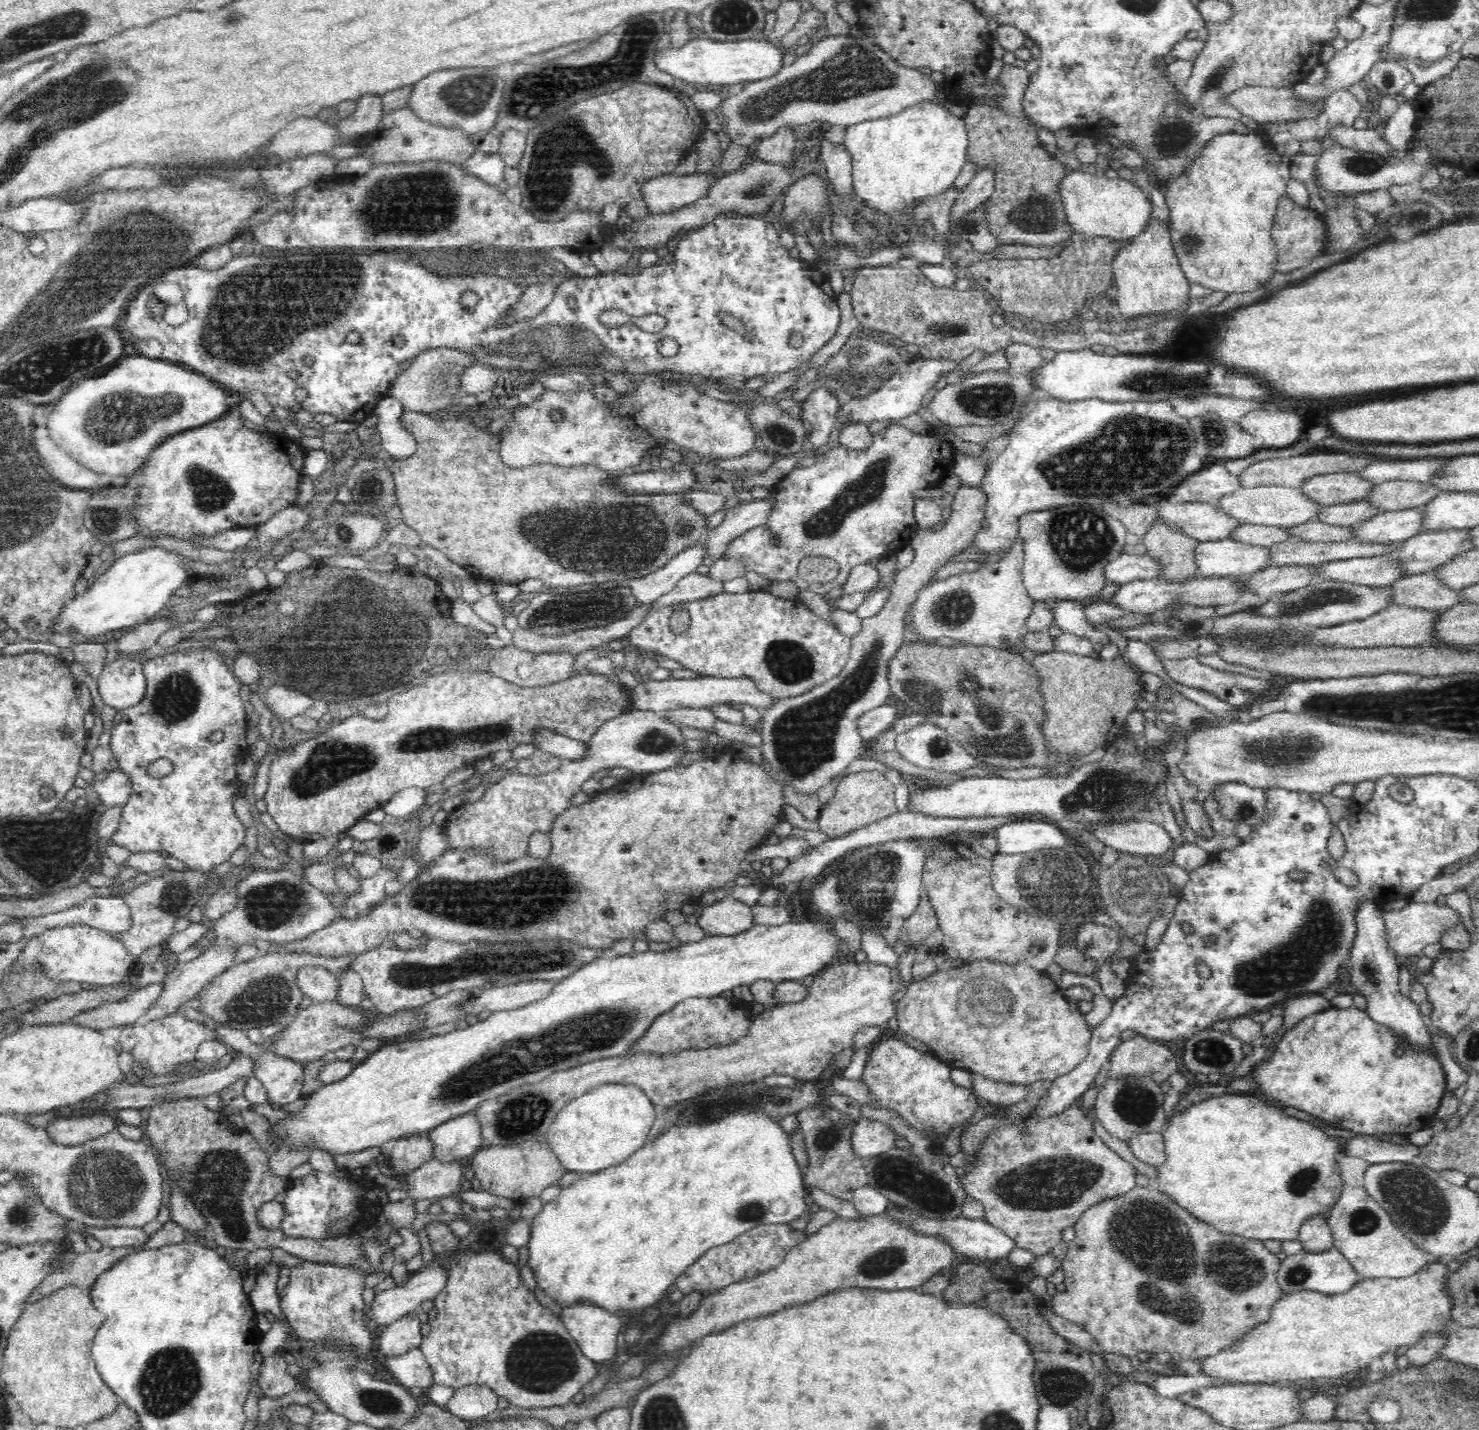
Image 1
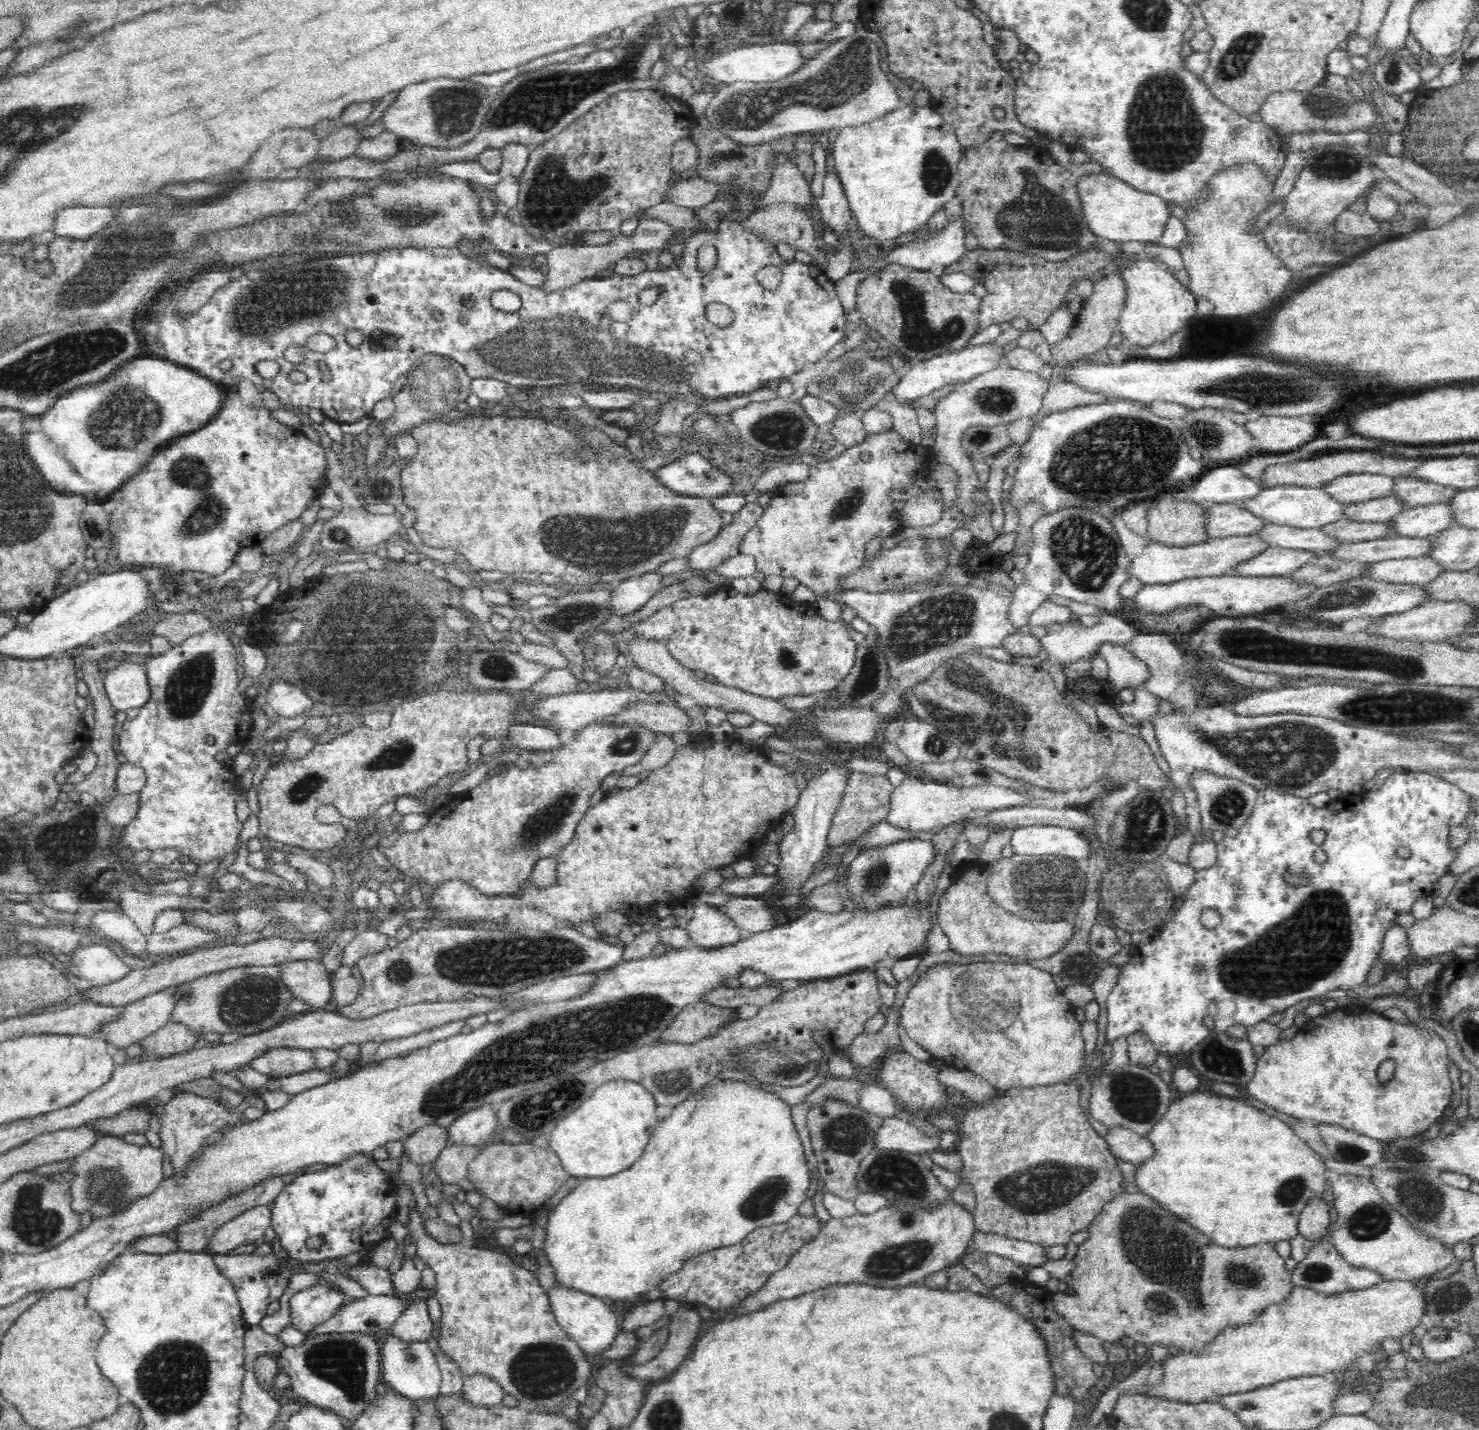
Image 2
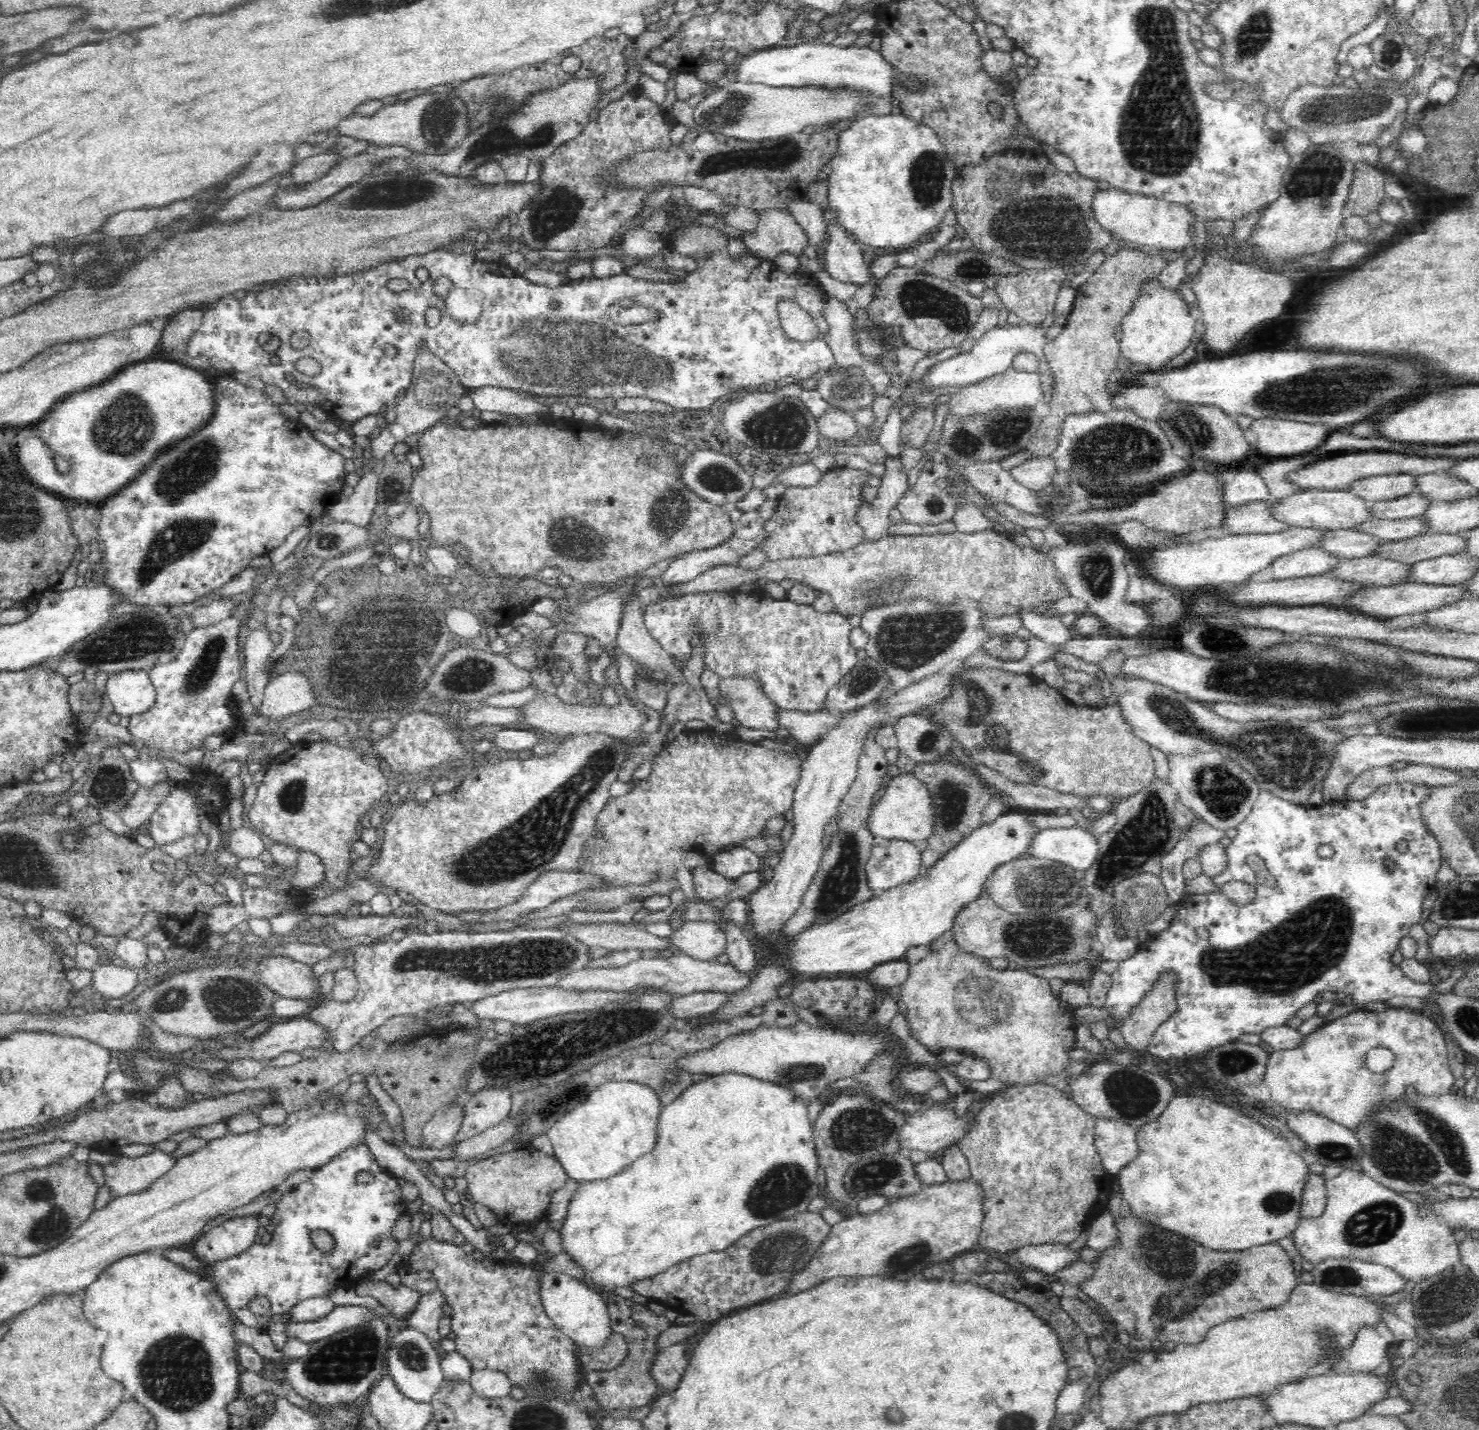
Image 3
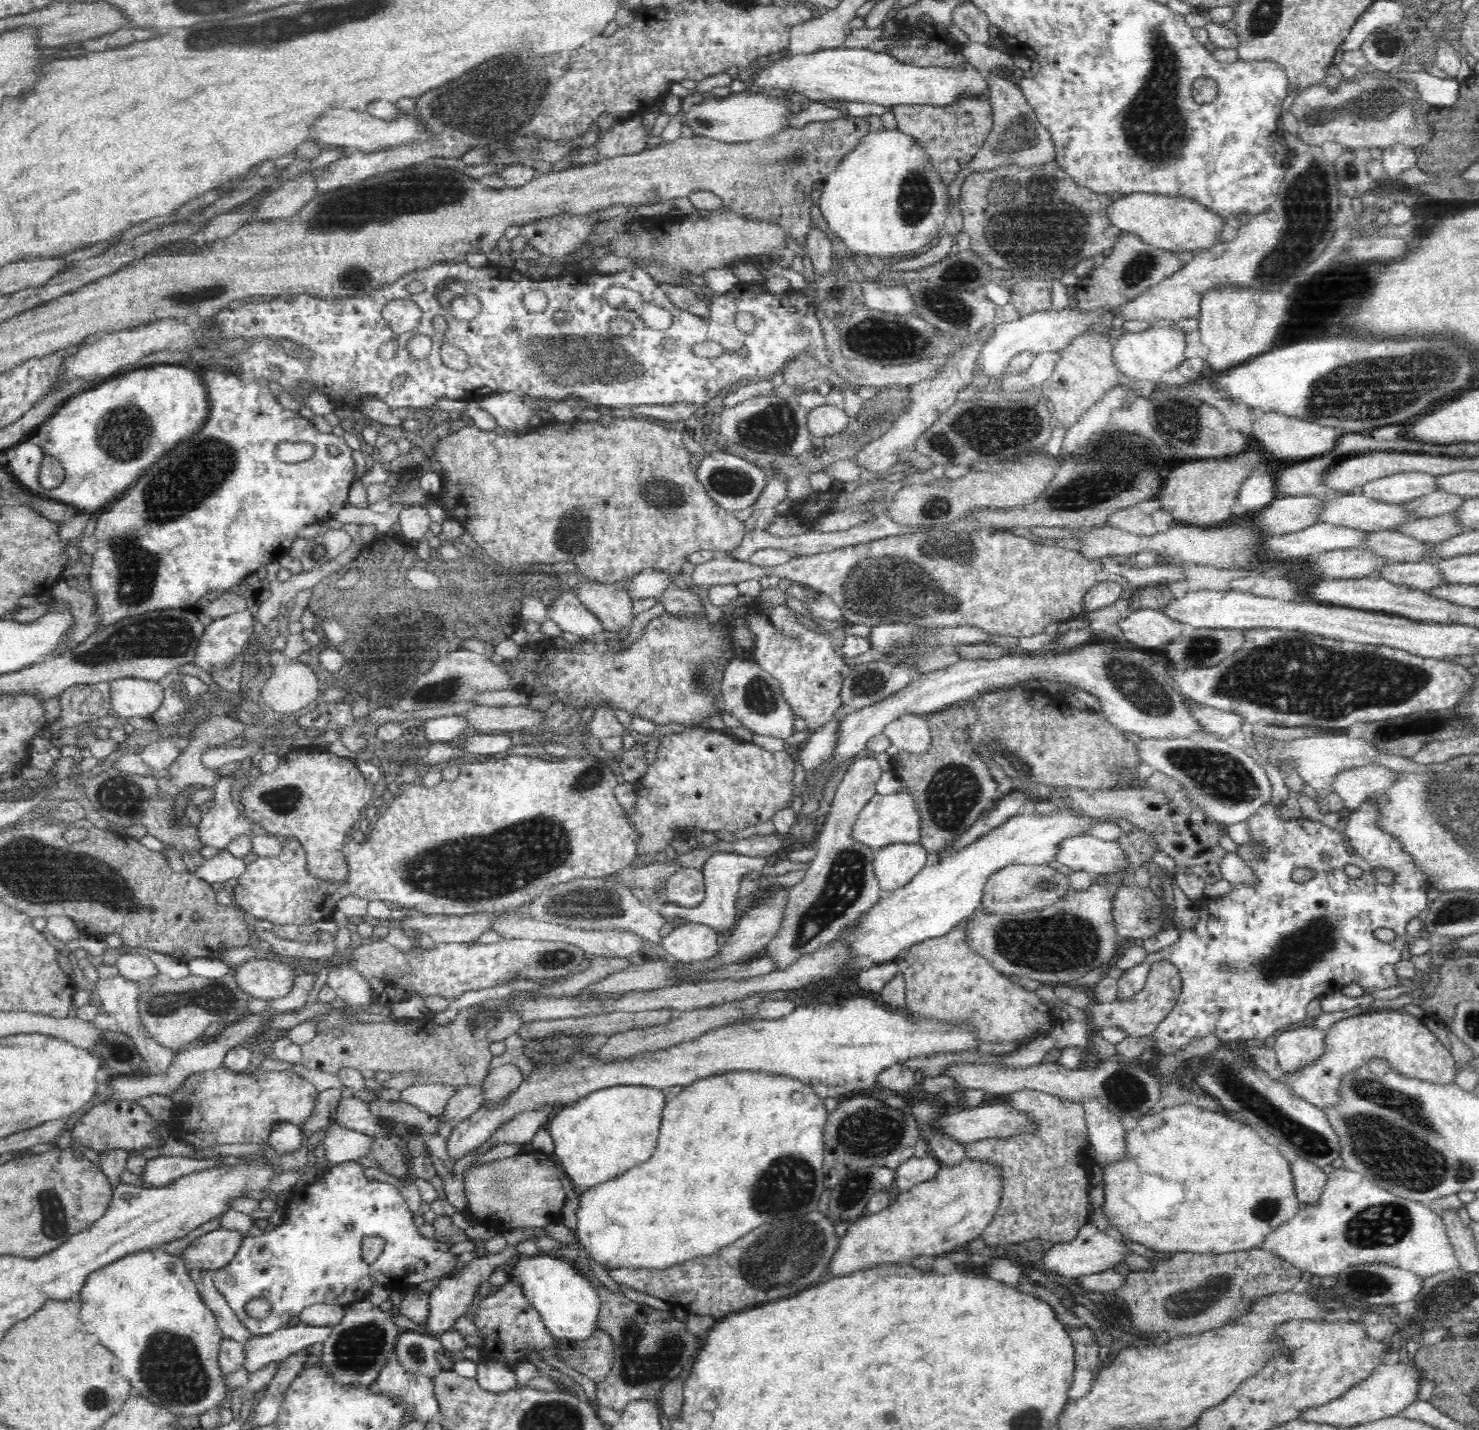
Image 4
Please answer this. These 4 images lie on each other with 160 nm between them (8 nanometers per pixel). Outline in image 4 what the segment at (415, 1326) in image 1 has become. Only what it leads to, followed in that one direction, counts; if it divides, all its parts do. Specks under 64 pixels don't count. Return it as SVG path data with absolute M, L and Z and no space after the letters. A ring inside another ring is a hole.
M508 1245L502 1252L494 1252L494 1254L485 1252L482 1257L474 1259L460 1269L454 1280L446 1280L442 1287L438 1288L434 1294L429 1295L431 1313L428 1322L424 1324L428 1333L435 1335L454 1329L458 1318L469 1316L468 1308L476 1300L480 1286L484 1282L492 1280L492 1276L496 1276L496 1272L507 1271L520 1258L522 1255L518 1251L518 1246Z

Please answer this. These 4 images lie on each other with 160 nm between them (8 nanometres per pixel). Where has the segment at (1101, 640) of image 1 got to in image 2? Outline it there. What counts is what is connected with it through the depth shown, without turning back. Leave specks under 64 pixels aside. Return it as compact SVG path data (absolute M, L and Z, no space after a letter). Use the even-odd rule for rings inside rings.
M1101 643L1098 653L1108 663L1108 684L1113 692L1118 693L1123 688L1134 690L1137 684L1152 676L1150 665L1119 644Z

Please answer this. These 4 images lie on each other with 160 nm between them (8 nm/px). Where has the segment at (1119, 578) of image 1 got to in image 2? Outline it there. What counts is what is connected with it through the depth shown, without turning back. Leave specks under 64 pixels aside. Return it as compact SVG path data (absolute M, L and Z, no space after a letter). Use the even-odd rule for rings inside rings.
M1255 533L1214 538L1189 546L1168 546L1150 542L1140 556L1131 558L1130 578L1137 578L1144 584L1170 584L1183 578L1220 576L1229 574L1236 564L1256 556L1270 545L1258 538Z

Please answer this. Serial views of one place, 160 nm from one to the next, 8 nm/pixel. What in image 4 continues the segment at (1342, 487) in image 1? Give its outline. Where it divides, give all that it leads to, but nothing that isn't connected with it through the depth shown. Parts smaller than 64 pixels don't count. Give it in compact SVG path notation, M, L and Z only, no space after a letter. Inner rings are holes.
M1412 471L1371 480L1363 485L1363 494L1377 501L1407 503L1440 489L1438 476Z

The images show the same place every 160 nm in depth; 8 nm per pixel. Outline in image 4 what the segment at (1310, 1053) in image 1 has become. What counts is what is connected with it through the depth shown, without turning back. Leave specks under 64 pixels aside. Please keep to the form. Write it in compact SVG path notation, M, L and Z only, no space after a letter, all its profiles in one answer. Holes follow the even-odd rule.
M1380 1010L1344 1018L1328 1029L1327 1043L1331 1054L1328 1054L1326 1059L1319 1055L1316 1067L1306 1069L1297 1079L1284 1077L1279 1073L1275 1075L1294 1087L1296 1094L1317 1106L1329 1104L1328 1100L1332 1100L1332 1088L1336 1088L1336 1082L1340 1080L1342 1073L1373 1058L1386 1061L1386 1064L1398 1069L1404 1076L1420 1077L1422 1080L1440 1084L1453 1082L1452 1053L1423 1022L1424 1020L1418 1020L1406 1012L1393 1010Z

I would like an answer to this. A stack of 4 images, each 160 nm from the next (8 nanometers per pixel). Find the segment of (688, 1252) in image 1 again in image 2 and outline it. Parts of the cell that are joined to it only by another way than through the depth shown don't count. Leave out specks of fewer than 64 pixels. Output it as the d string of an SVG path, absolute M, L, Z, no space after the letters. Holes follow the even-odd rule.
M752 1079L746 1080L746 1082L728 1080L728 1082L720 1082L720 1084L716 1084L716 1081L712 1080L704 1086L702 1092L698 1092L696 1096L690 1096L686 1102L681 1101L678 1106L674 1106L670 1115L658 1123L655 1134L651 1136L650 1142L644 1148L643 1154L640 1155L640 1160L636 1160L636 1164L632 1164L624 1172L610 1176L610 1178L588 1177L580 1179L577 1187L562 1198L550 1214L548 1224L544 1228L546 1240L539 1251L544 1252L546 1260L550 1262L556 1275L556 1284L580 1289L582 1292L591 1293L592 1296L597 1296L608 1302L638 1300L638 1298L642 1300L642 1294L656 1290L656 1286L660 1285L672 1273L681 1270L684 1262L690 1260L693 1255L738 1244L746 1239L749 1232L772 1224L784 1223L797 1216L800 1204L807 1198L805 1194L809 1182L810 1175L804 1157L804 1147L800 1142L794 1122L792 1122L790 1106L784 1104L774 1094L756 1088L756 1081Z

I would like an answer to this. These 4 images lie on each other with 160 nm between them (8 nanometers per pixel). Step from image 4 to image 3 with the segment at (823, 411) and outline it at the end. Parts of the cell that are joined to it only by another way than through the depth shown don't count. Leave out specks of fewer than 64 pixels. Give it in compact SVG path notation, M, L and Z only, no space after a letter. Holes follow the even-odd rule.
M828 408L816 422L823 442L846 440L856 434L858 424L854 417L844 410Z

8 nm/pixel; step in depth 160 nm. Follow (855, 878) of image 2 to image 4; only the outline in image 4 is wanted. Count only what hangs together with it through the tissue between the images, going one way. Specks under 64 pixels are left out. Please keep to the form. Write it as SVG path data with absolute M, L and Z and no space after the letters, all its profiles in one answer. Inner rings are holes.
M896 842L875 850L873 870L884 891L895 891L910 883L931 861L920 842Z

